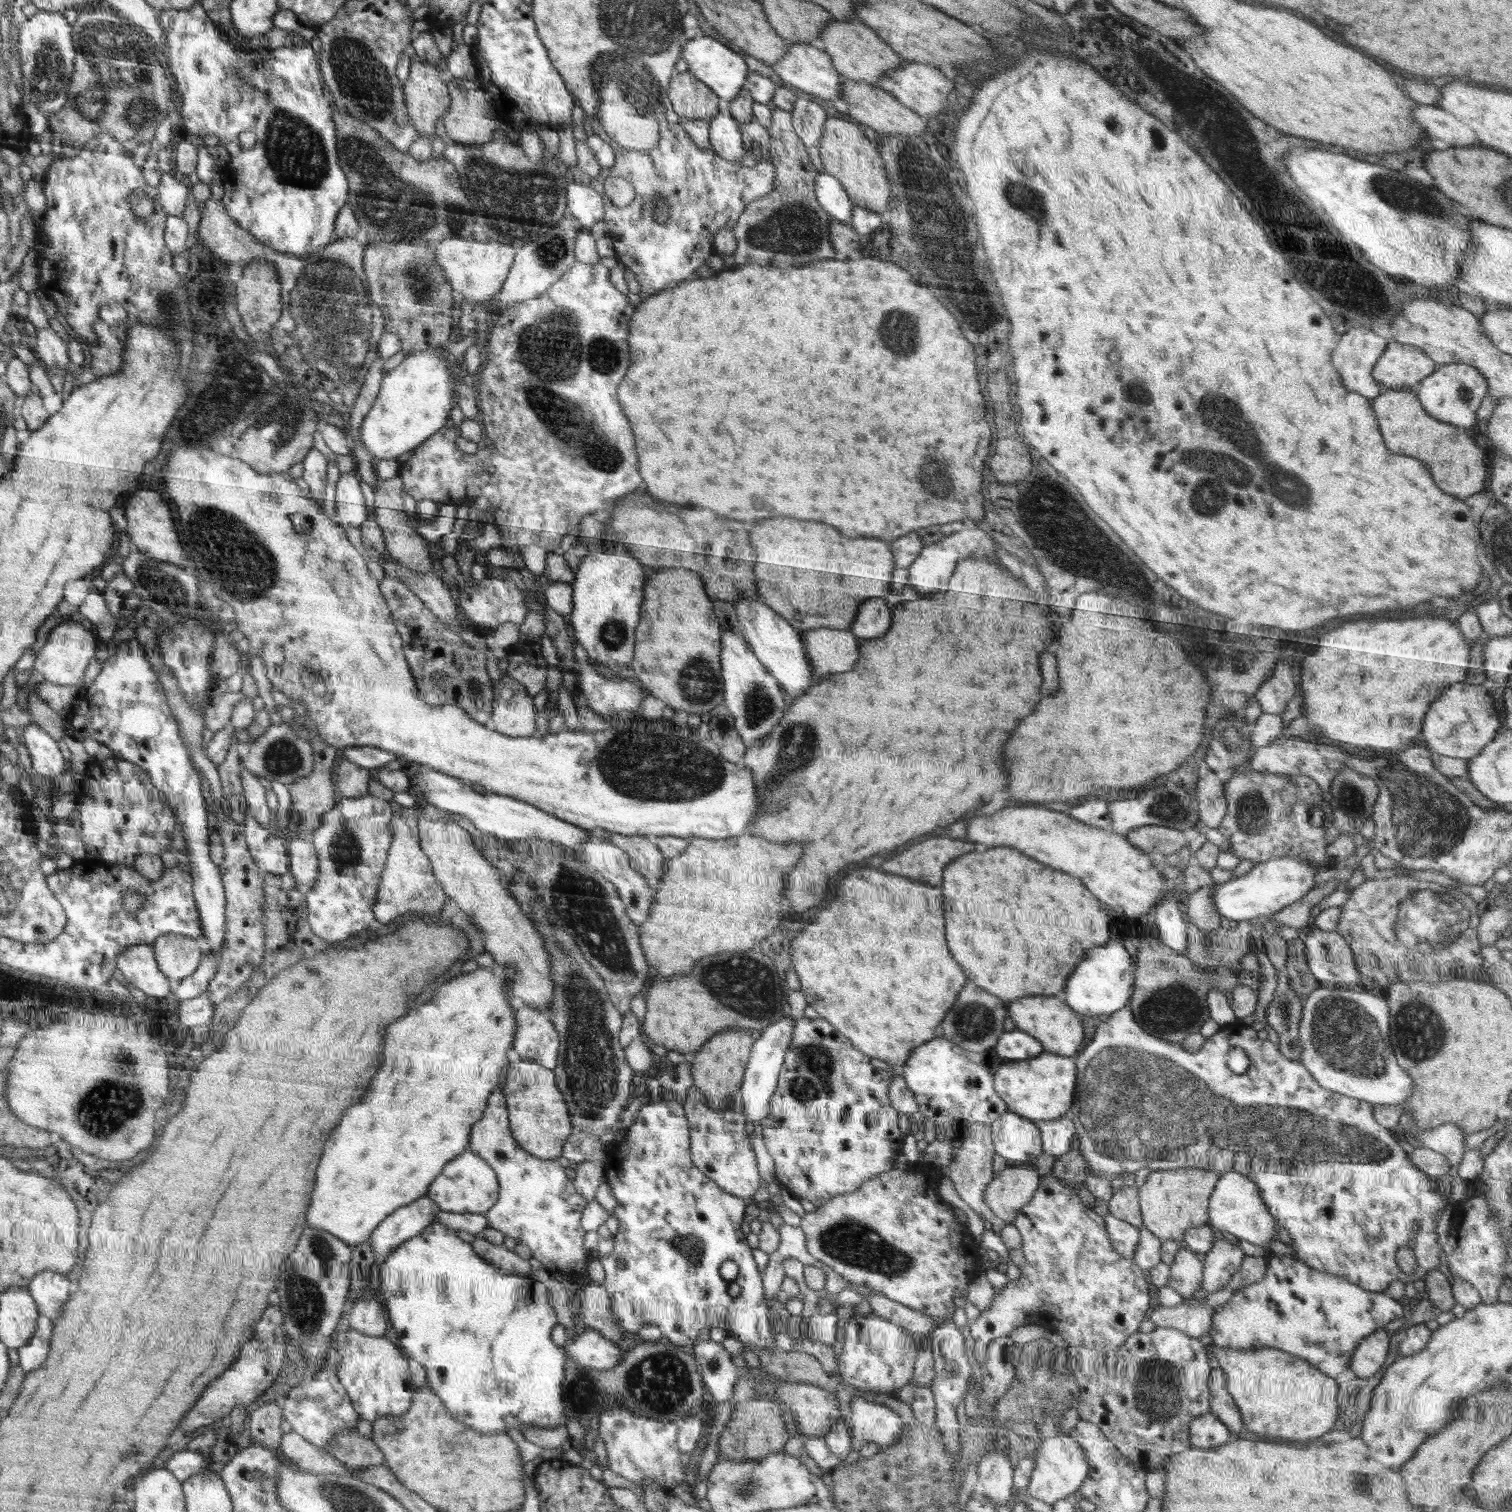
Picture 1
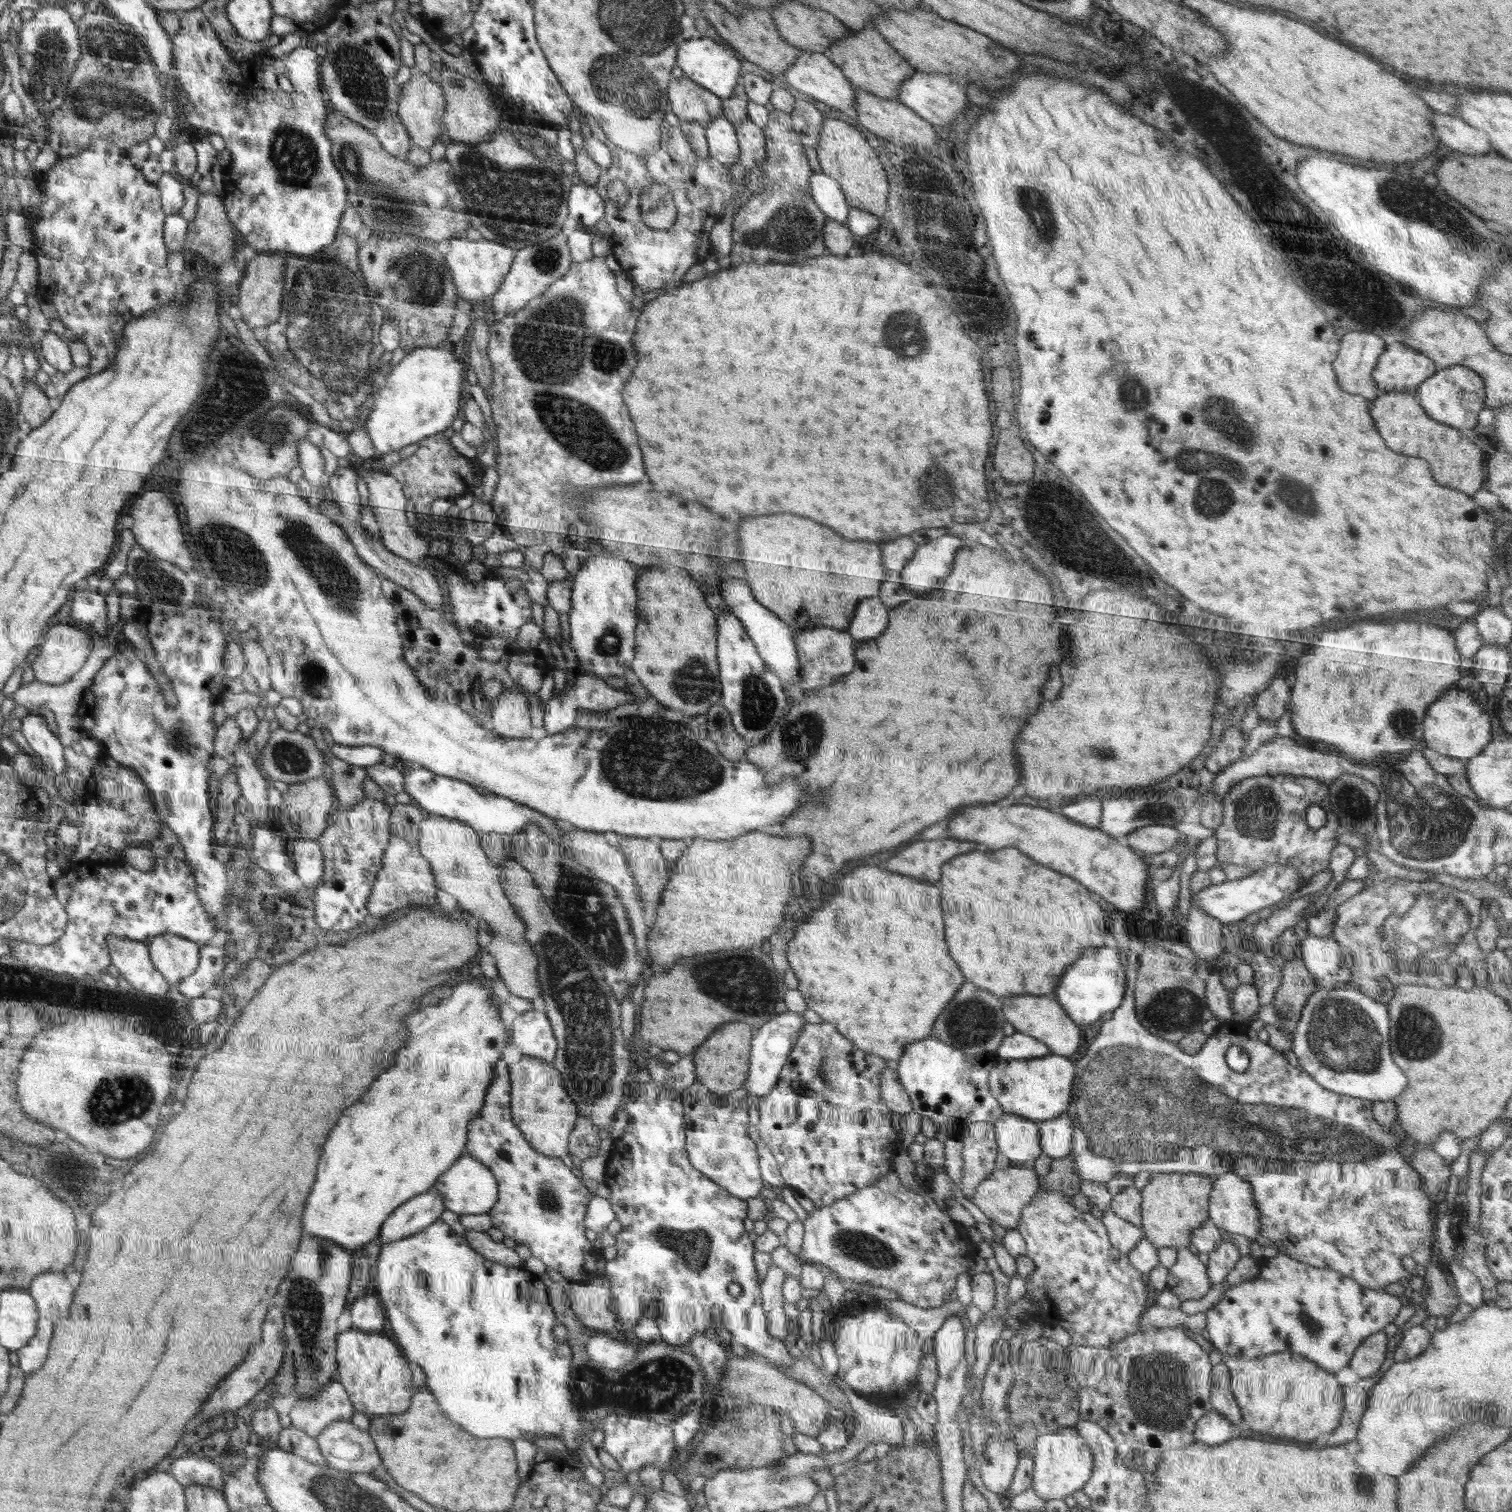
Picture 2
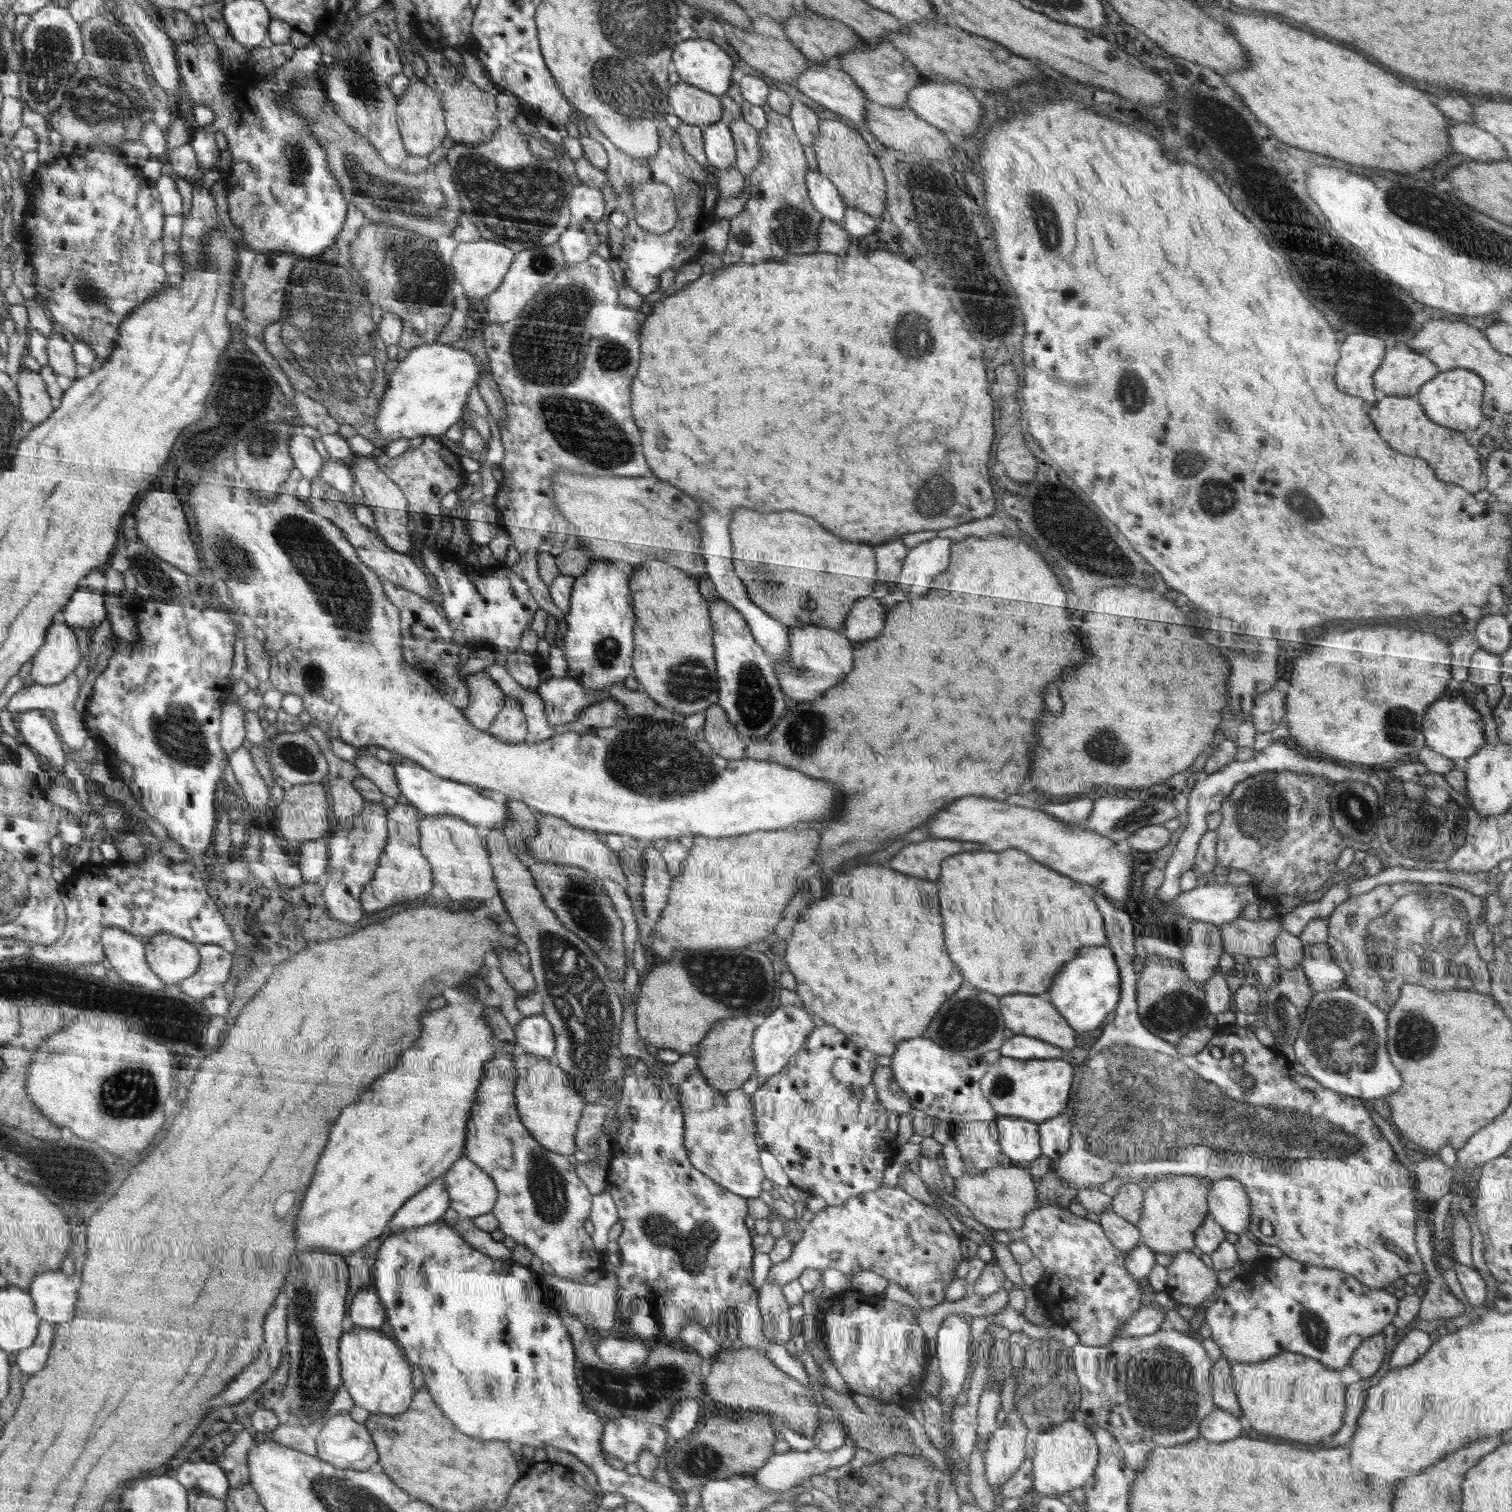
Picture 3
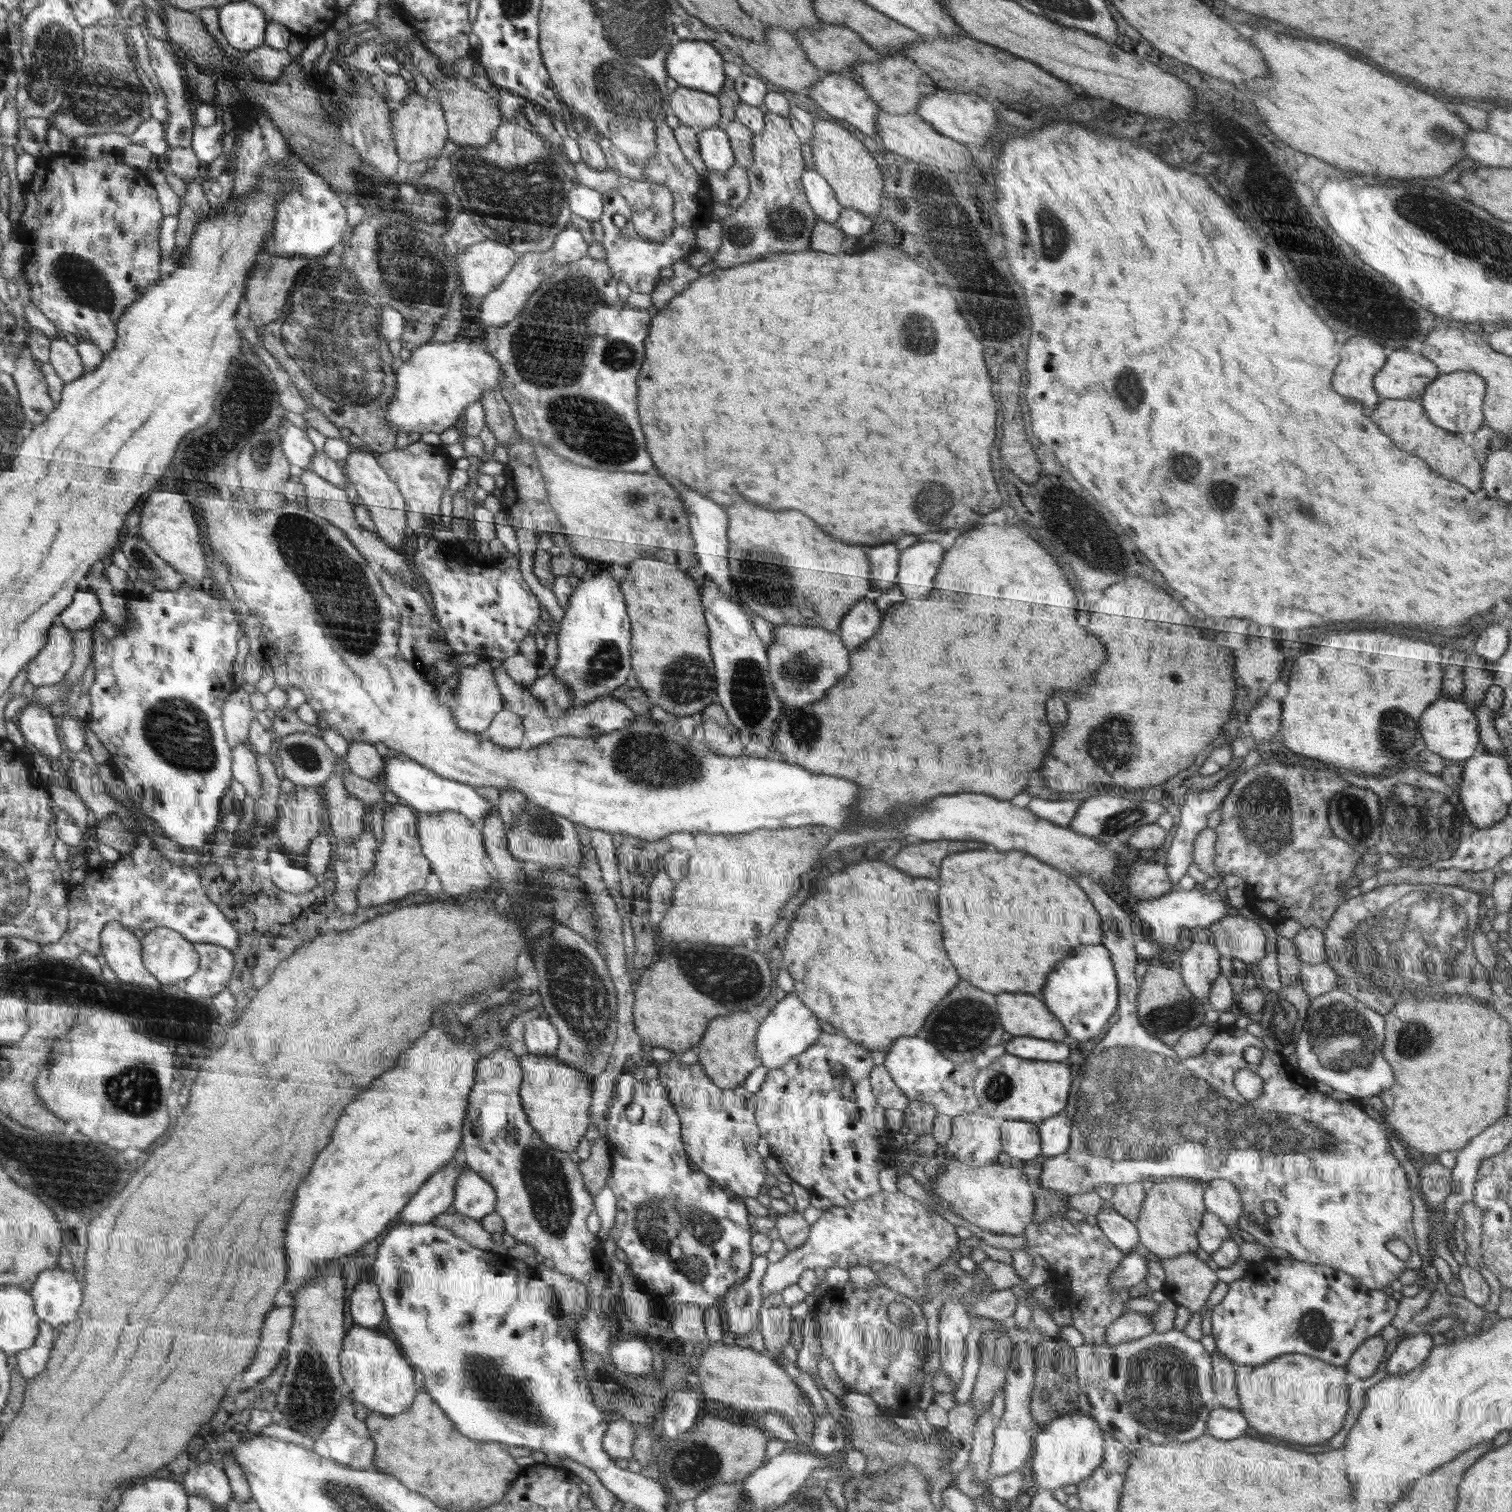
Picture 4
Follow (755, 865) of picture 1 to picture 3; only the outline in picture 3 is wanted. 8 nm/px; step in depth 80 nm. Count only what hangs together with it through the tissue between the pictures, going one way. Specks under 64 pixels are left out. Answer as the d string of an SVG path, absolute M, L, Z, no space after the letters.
M786 830L786 832L748 833L740 837L708 838L693 836L683 871L671 884L671 892L662 916L656 921L652 948L658 956L670 958L678 948L702 950L702 948L740 948L762 940L772 934L782 920L782 910L798 890L798 872L806 870L816 856L820 834L816 830Z

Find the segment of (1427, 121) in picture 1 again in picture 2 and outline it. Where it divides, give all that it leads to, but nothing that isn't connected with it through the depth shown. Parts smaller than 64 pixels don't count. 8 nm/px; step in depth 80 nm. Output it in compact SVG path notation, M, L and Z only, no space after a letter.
M1436 112L1431 123L1435 128L1435 135L1445 148L1464 155L1486 155L1496 152L1492 148L1491 138L1484 131L1460 118Z

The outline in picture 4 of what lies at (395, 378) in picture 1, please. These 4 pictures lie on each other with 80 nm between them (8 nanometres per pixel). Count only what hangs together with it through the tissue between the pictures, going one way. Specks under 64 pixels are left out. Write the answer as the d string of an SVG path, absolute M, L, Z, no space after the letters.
M470 338L452 342L428 341L412 351L408 362L395 372L396 390L389 404L388 422L397 432L436 432L450 428L468 404L474 404L489 390L499 388L503 378L496 357L485 348L472 346Z

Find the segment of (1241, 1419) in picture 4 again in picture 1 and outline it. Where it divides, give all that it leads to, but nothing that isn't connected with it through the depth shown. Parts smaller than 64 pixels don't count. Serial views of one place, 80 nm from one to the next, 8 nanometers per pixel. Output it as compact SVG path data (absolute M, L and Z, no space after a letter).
M1212 1413L1197 1416L1190 1422L1190 1442L1192 1447L1217 1447L1230 1438L1229 1428Z

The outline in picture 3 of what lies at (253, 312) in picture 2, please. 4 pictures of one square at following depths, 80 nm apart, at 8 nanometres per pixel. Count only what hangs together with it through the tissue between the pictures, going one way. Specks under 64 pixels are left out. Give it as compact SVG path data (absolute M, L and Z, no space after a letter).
M266 252L255 256L249 278L244 283L246 304L243 315L249 321L267 327L282 317L283 302L290 285L291 272L295 268L295 264L300 260L303 260L302 255Z

